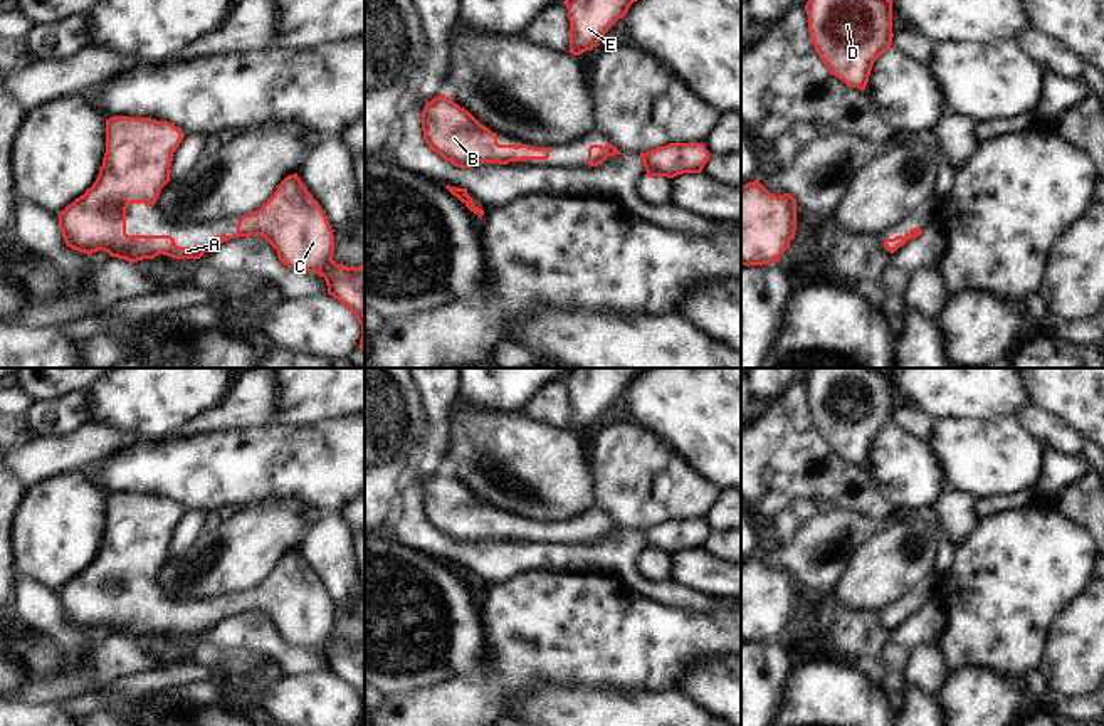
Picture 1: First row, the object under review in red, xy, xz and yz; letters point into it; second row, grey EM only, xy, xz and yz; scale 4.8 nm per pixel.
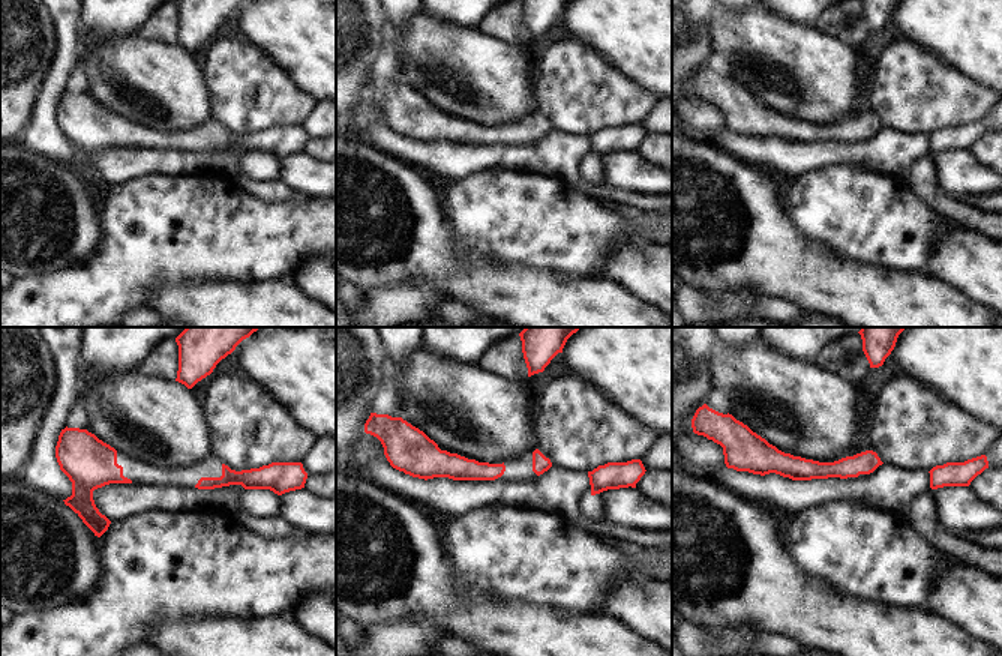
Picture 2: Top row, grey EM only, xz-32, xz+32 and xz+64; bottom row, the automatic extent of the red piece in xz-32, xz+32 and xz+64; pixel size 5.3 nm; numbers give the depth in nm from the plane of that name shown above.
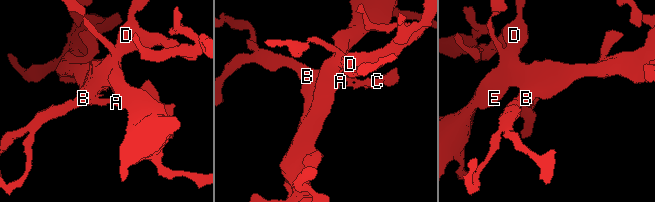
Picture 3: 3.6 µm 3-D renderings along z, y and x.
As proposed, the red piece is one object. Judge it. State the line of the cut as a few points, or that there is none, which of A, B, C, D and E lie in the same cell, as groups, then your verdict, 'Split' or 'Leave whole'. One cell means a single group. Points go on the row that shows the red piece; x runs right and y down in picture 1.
No split. Groups: A B C D E. Leave whole

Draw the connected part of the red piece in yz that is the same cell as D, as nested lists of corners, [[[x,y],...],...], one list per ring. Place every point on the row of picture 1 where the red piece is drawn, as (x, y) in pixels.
[[[808,0],[805,10],[825,67],[865,91],[875,59],[892,45],[892,0]]]

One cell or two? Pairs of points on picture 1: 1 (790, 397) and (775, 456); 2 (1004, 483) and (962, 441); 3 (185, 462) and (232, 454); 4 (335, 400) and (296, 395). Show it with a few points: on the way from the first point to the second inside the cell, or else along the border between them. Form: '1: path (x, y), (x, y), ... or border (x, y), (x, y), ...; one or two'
1: path (788, 412), (782, 441); one
2: path (993, 473), (972, 451); one
3: path (197, 462), (220, 462); one
4: path (325, 395), (306, 395); one

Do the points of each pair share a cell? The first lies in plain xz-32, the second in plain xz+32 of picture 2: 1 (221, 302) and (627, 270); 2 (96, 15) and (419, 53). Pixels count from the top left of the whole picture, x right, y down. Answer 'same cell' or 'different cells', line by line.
1: different cells
2: different cells

